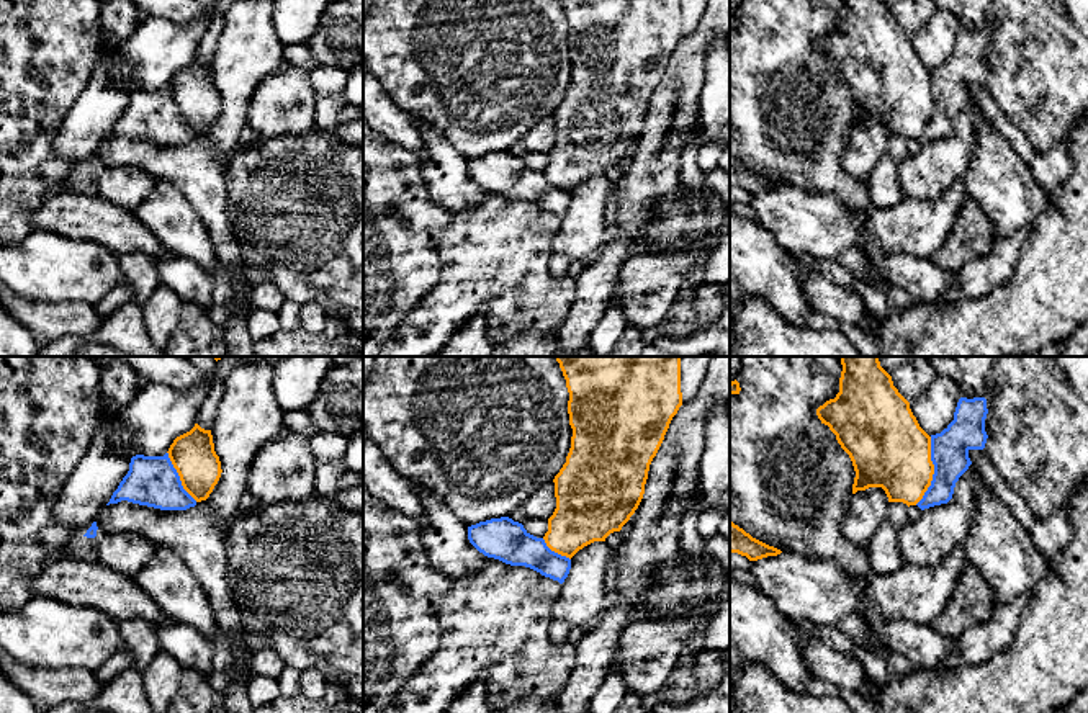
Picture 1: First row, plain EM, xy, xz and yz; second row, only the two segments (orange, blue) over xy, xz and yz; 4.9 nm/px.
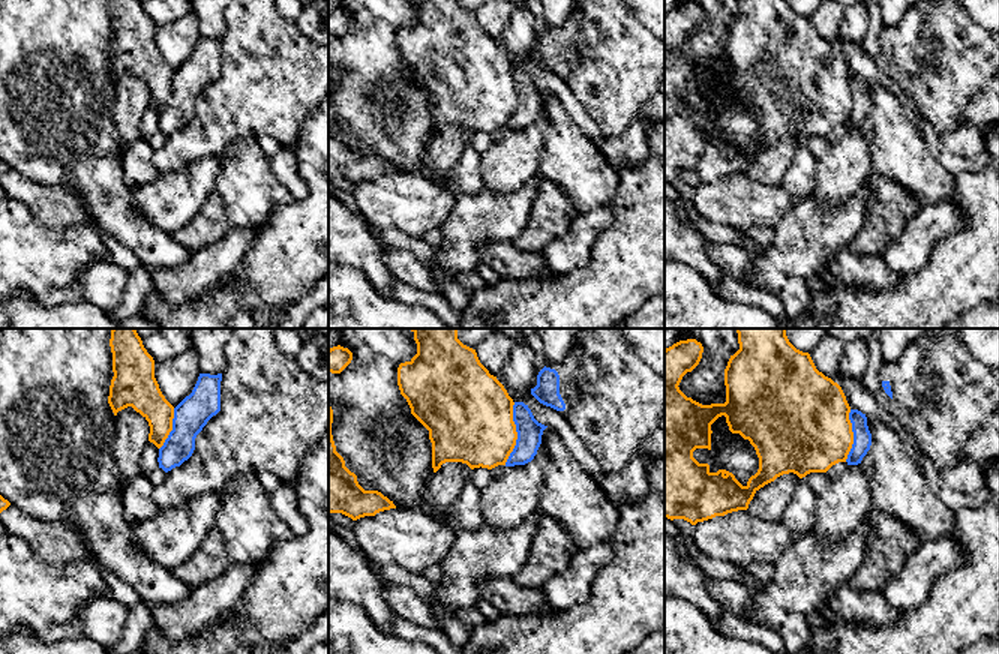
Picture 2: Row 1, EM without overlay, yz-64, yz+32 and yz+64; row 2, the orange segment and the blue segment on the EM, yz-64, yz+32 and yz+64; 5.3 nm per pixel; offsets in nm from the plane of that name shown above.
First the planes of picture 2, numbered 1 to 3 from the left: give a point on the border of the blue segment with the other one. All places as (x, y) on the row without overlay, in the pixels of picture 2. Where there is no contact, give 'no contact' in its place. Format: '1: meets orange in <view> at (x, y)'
1: meets orange in yz-64 at (171, 93)
2: meets orange in yz+32 at (516, 98)
3: meets orange in yz+64 at (852, 99)

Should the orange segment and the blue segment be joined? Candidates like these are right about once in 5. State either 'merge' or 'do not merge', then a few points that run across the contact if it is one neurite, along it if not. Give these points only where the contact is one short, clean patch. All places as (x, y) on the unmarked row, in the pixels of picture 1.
do not merge | yz (931, 71), (933, 113), (915, 138)

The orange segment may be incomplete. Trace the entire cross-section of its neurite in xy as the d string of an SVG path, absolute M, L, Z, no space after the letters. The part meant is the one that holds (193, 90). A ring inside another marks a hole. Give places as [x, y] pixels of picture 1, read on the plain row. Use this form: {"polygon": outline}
{"polygon": "M195 61L177 70L169 82L183 123L196 134L206 134L221 111L221 95L214 85L211 64Z"}

